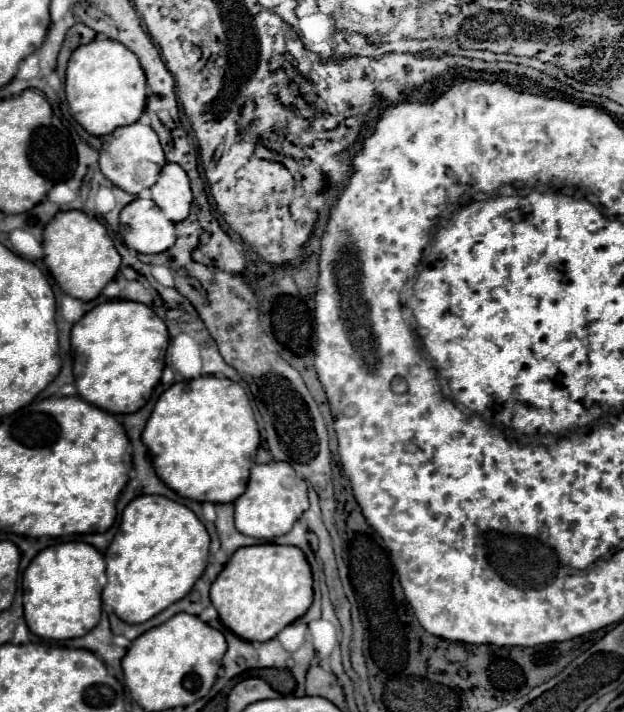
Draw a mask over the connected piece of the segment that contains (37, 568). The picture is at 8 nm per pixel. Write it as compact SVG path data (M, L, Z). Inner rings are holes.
M67 541L39 551L23 573L23 607L29 631L55 641L83 637L101 619L101 591L105 583L103 555L89 543Z

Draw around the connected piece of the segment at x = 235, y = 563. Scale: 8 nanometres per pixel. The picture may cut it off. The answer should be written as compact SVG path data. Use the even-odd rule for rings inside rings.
M263 543L253 547L243 547L233 553L227 561L225 569L211 585L211 603L219 613L219 619L225 627L229 627L237 637L245 641L269 641L273 639L283 627L299 619L313 601L313 577L311 567L299 547L293 545L275 545Z

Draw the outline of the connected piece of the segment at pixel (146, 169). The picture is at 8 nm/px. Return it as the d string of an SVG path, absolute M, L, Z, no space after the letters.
M141 121L127 127L117 127L111 135L107 135L99 155L101 173L113 185L119 185L119 189L133 195L139 195L143 189L149 189L157 181L157 175L165 163L167 161L165 155L161 153L161 143L157 139L157 133Z

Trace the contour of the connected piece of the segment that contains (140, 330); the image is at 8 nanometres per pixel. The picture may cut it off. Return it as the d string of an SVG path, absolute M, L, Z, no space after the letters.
M107 301L85 313L71 329L75 387L87 403L113 413L139 411L165 367L167 325L147 305L137 301Z

